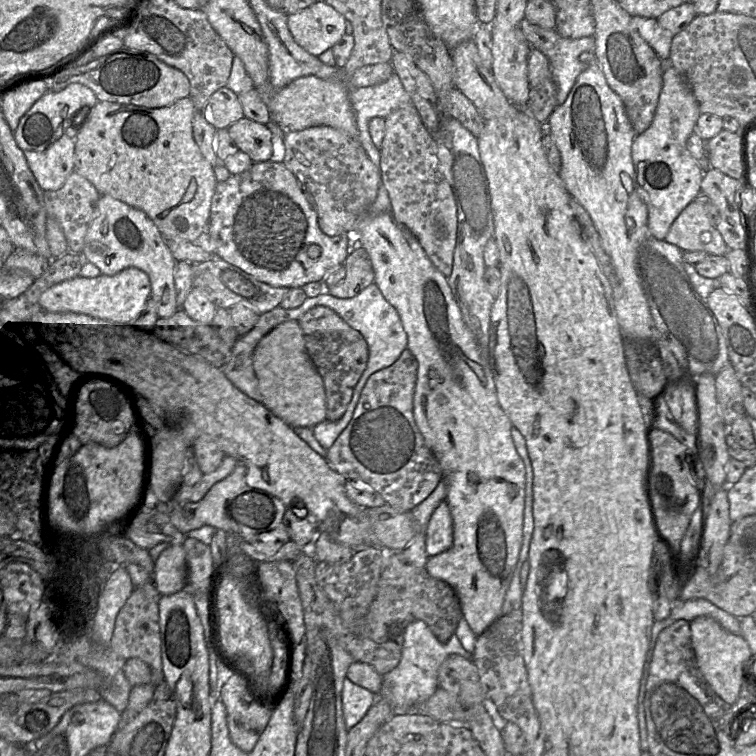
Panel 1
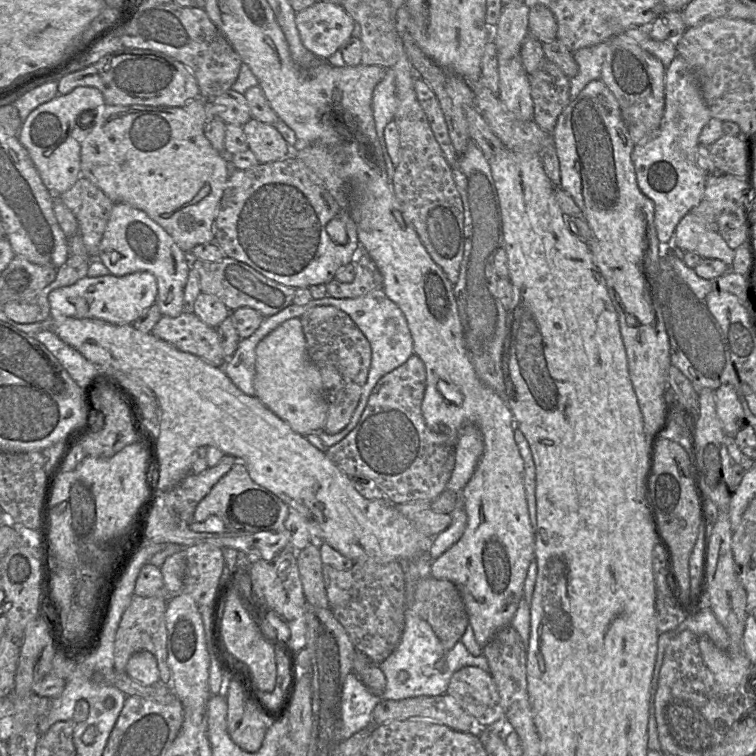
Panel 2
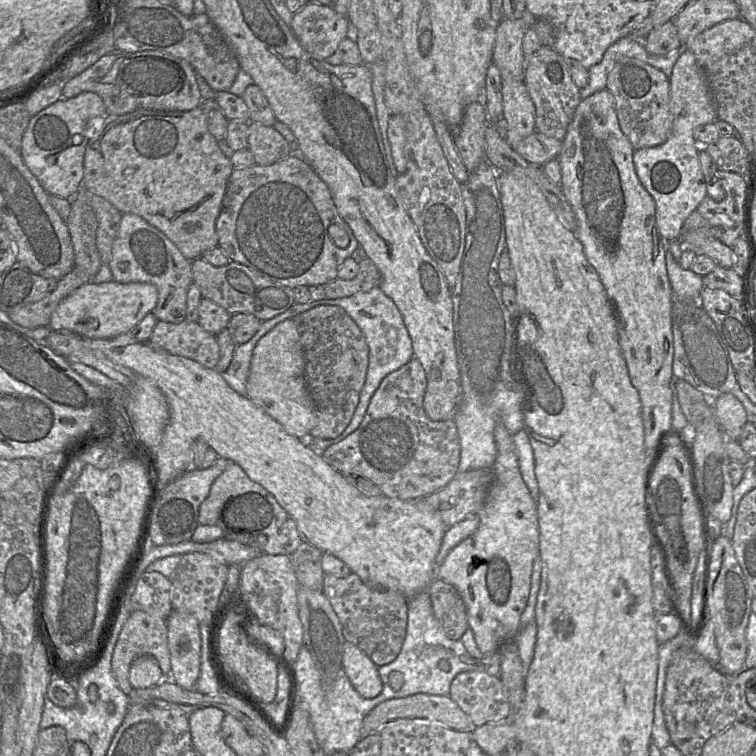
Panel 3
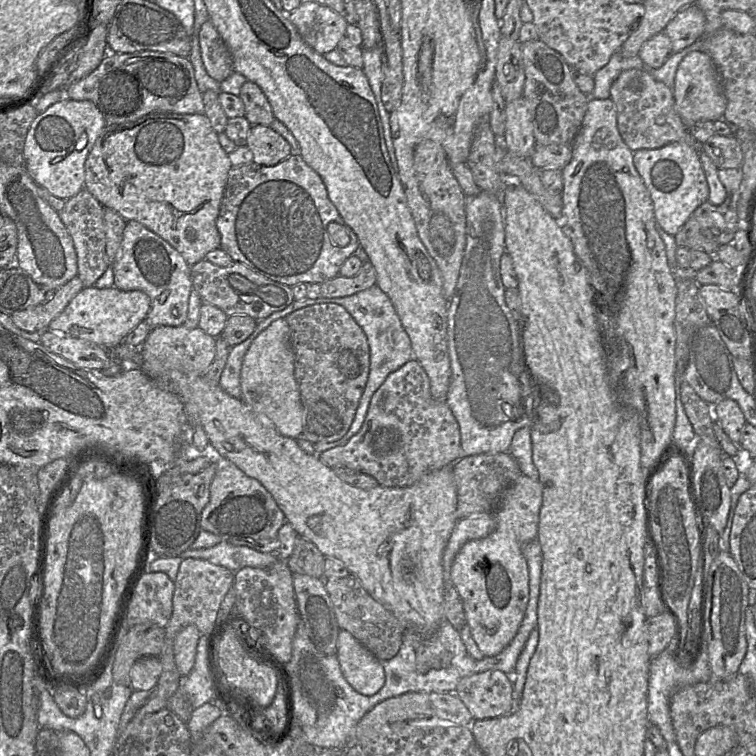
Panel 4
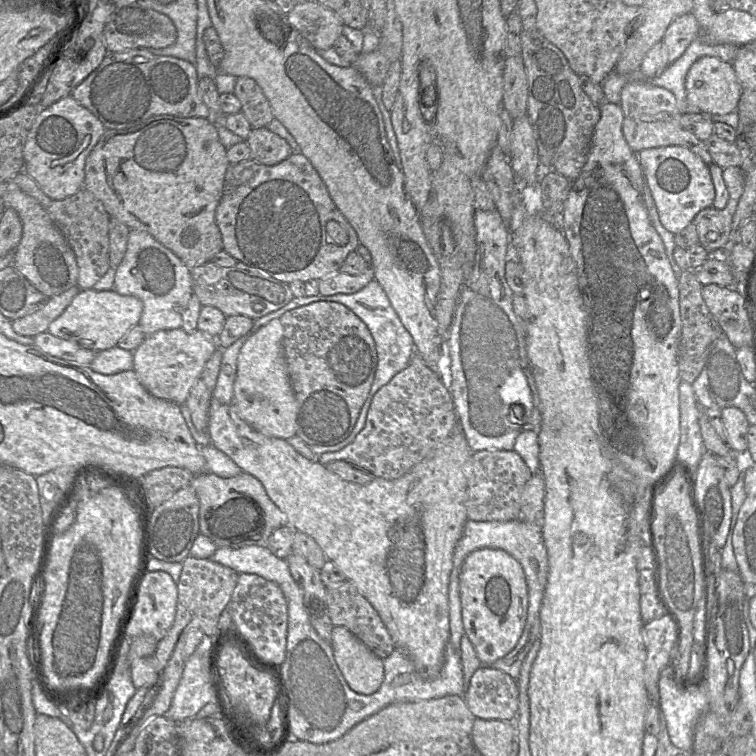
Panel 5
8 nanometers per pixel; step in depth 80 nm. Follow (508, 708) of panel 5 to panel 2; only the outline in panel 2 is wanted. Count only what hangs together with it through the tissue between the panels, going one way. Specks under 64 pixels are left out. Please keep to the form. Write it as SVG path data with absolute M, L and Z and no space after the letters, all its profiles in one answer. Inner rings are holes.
M466 666L450 678L446 693L464 709L478 728L488 728L504 718L500 696L489 672Z

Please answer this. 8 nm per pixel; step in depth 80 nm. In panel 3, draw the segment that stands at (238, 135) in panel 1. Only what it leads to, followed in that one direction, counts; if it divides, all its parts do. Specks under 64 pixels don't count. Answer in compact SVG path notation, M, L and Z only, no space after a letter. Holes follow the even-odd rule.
M249 122L247 141L257 165L268 166L291 154L287 141L273 126Z

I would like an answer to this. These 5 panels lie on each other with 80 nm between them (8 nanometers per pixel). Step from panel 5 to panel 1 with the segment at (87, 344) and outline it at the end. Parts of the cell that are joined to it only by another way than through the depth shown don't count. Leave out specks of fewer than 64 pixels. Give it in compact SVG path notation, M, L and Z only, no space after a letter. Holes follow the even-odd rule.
M130 267L115 275L86 278L76 277L45 290L39 299L42 310L53 313L79 313L120 324L132 324L151 297L149 276L142 270Z

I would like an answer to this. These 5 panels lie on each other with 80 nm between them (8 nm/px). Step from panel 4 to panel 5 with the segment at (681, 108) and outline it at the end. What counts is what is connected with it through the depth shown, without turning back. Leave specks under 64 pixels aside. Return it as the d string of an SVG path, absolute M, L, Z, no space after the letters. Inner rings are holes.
M703 56L693 63L685 78L685 92L688 103L700 112L725 115L737 110L742 87L732 64L711 56Z

